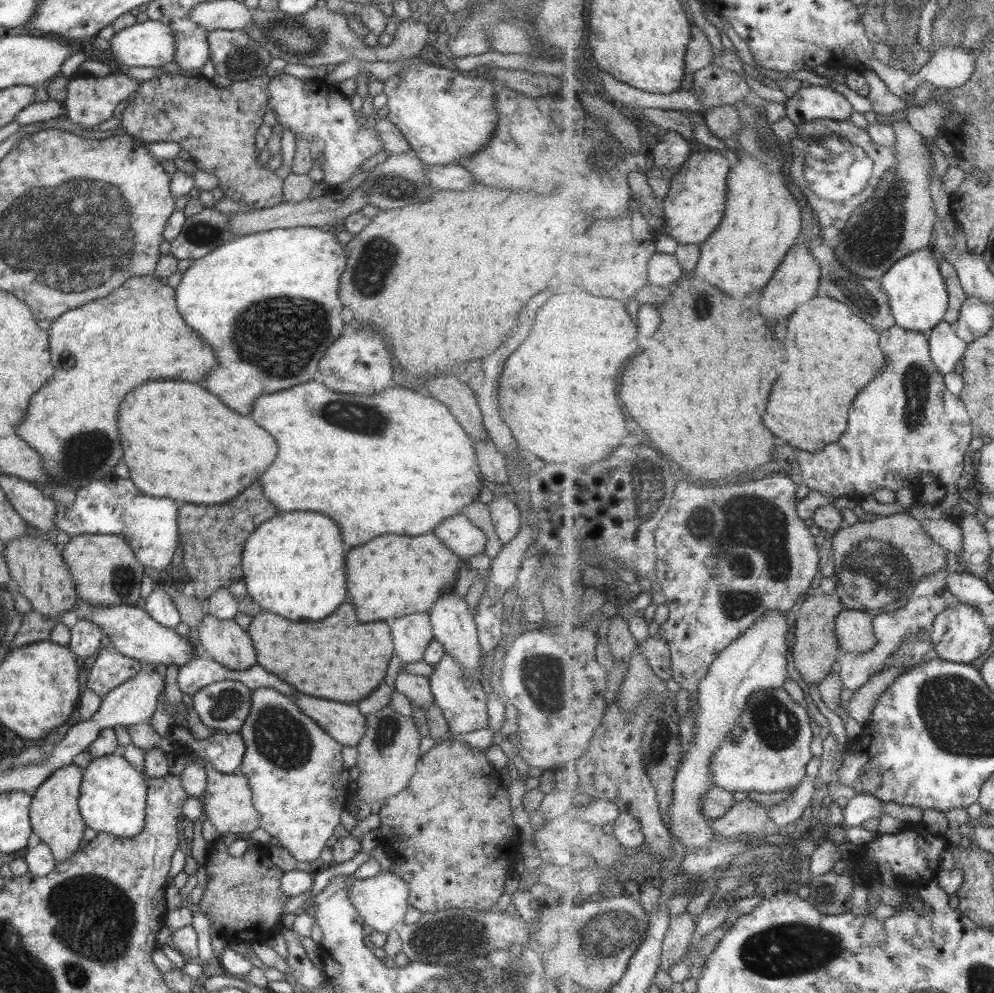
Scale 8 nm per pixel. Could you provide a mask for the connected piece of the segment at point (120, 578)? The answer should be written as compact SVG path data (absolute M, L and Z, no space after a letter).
M81 533L72 536L63 546L63 562L73 579L77 596L90 605L135 606L143 568L129 545L118 536Z

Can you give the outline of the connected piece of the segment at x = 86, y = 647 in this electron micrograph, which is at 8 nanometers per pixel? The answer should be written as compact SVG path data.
M78 618L70 629L70 641L67 647L74 655L87 658L98 650L102 637L103 632L99 626Z

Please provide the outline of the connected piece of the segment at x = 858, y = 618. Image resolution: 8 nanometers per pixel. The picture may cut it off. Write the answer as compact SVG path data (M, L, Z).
M844 608L839 613L835 632L843 652L866 653L878 643L872 620L868 611Z

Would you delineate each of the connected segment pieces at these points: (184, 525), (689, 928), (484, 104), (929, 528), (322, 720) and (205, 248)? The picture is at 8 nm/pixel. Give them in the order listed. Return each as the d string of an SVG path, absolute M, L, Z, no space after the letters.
M257 484L247 486L241 494L237 494L235 498L221 502L221 504L214 505L198 505L198 504L183 504L177 510L177 546L183 549L181 565L185 568L187 576L191 584L193 584L193 594L199 600L206 600L211 593L218 588L227 588L233 582L242 580L242 568L240 564L241 553L243 552L243 545L246 538L263 522L269 520L275 514L275 508L263 498L261 488Z
M689 912L670 917L670 930L664 940L664 949L661 955L660 969L669 972L669 968L688 954L692 946L697 922L693 922Z
M422 53L396 61L401 64L402 70L382 81L382 93L386 98L382 115L399 129L410 150L419 157L423 165L458 164L460 158L477 152L486 145L496 123L494 84L490 84L484 77L442 67L433 58L424 57Z
M929 518L921 519L923 528L943 547L947 552L955 553L963 558L964 536L960 525L948 519L932 520Z
M297 696L295 704L343 747L356 747L364 736L366 717L359 713L357 704L347 706L331 700L317 700L311 696L303 696L303 700Z
M207 205L201 212L193 213L186 217L175 240L170 242L170 255L177 260L183 260L183 258L198 259L215 250L218 246L231 242L236 237L237 234L233 234L230 229L227 214L220 213L212 206Z

